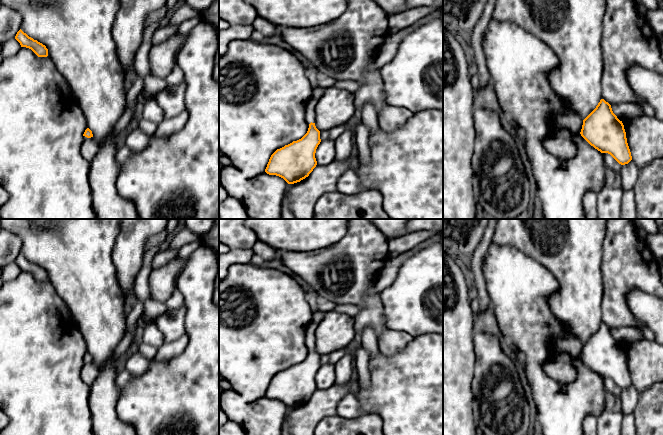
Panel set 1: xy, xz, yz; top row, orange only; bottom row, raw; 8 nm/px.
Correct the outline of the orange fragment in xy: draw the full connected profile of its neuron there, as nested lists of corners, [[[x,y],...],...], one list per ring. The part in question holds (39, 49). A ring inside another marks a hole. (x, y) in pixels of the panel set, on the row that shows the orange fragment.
[[[21,29],[17,32],[15,39],[20,43],[21,47],[31,49],[38,57],[48,56],[48,49],[46,46],[29,37]]]

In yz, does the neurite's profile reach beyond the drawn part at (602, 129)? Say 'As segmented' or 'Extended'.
As segmented

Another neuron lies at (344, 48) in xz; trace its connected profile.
[[[348,0],[346,10],[328,23],[314,27],[279,27],[278,33],[320,74],[337,81],[359,82],[360,88],[354,94],[356,108],[370,103],[378,113],[388,106],[380,71],[369,69],[388,35],[388,14],[374,0]]]

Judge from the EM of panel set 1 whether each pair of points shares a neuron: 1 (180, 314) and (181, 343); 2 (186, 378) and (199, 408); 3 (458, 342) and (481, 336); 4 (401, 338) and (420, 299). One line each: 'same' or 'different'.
1: different
2: same
3: different
4: different

